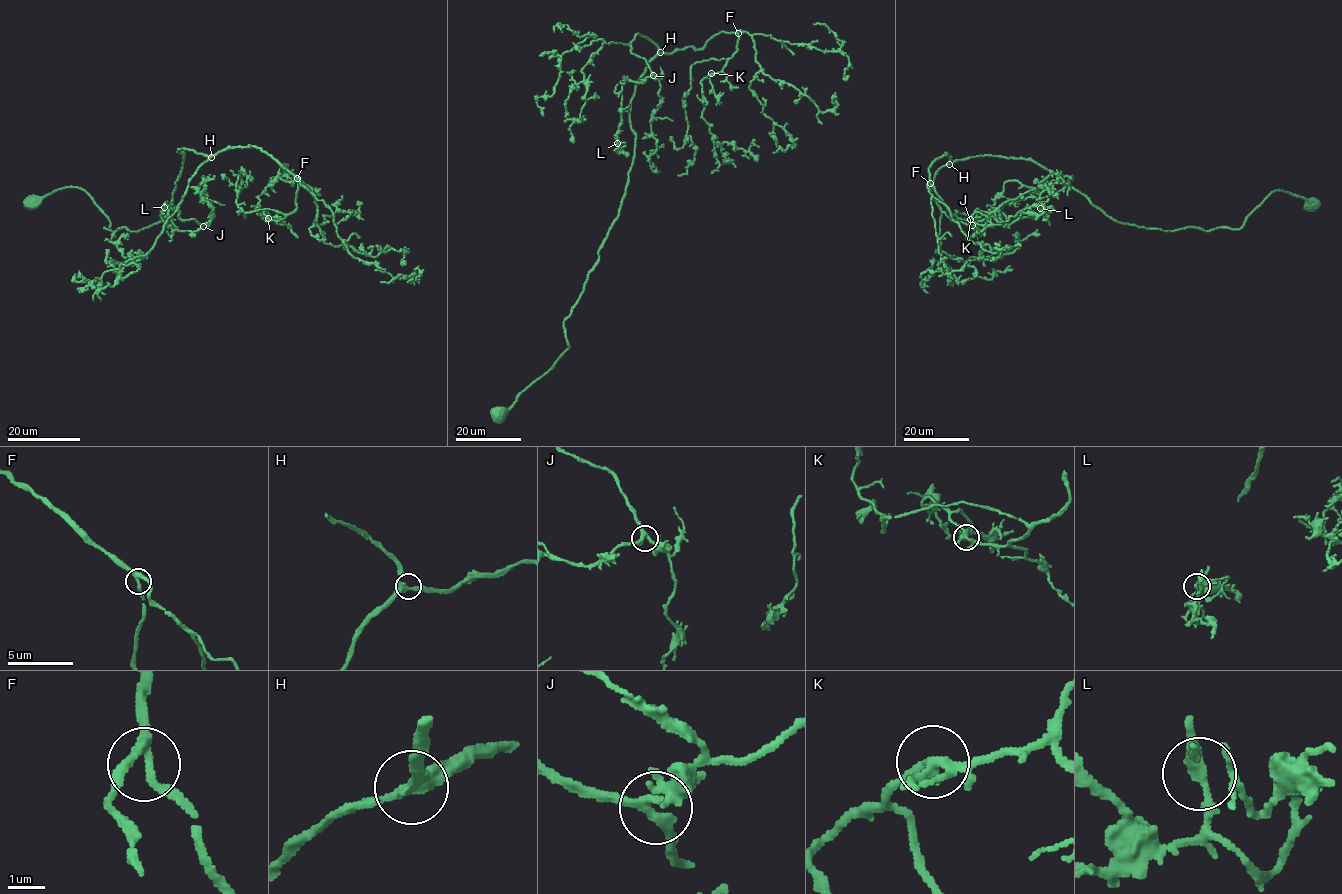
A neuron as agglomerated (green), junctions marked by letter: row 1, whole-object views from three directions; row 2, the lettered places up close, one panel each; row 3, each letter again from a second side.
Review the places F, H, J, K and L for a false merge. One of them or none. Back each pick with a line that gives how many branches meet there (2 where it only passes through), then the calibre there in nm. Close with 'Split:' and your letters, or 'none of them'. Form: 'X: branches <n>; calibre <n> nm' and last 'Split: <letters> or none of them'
Split: none of them

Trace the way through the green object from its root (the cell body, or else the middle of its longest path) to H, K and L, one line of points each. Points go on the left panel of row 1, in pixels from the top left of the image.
H: (31, 202), (80, 187), (107, 217), (106, 229), (137, 231), (165, 217), (183, 164), (178, 149), (211, 157)
K: (31, 202), (80, 187), (106, 229), (137, 231), (165, 217), (178, 149), (256, 146), (298, 182), (267, 218)
L: (31, 202), (80, 187), (137, 231), (178, 149), (207, 156), (177, 209), (202, 227), (164, 207)

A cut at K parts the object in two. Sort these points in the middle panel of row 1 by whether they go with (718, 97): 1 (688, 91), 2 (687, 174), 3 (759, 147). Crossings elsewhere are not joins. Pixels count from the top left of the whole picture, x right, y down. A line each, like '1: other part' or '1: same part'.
1: other part
2: other part
3: same part

